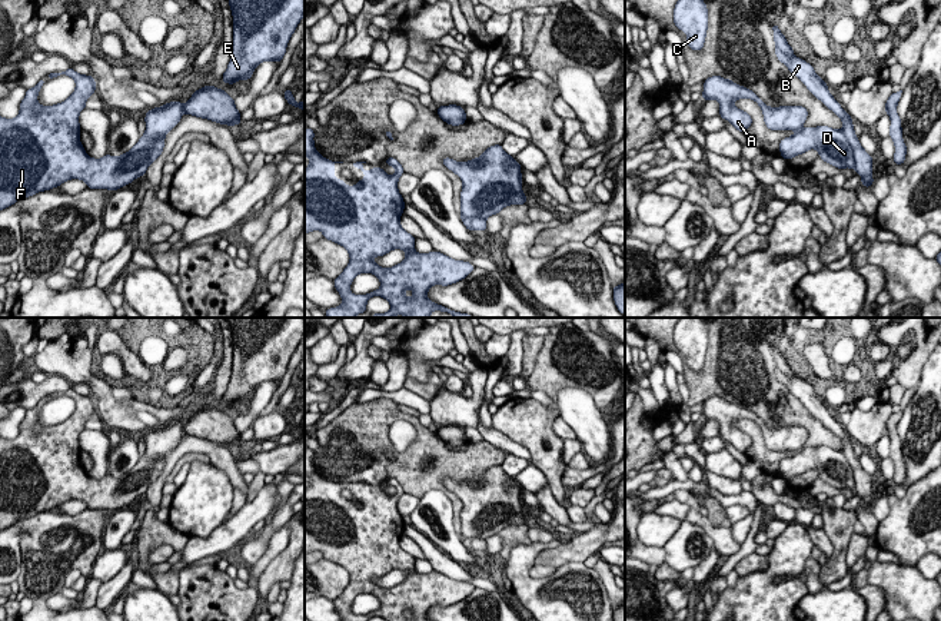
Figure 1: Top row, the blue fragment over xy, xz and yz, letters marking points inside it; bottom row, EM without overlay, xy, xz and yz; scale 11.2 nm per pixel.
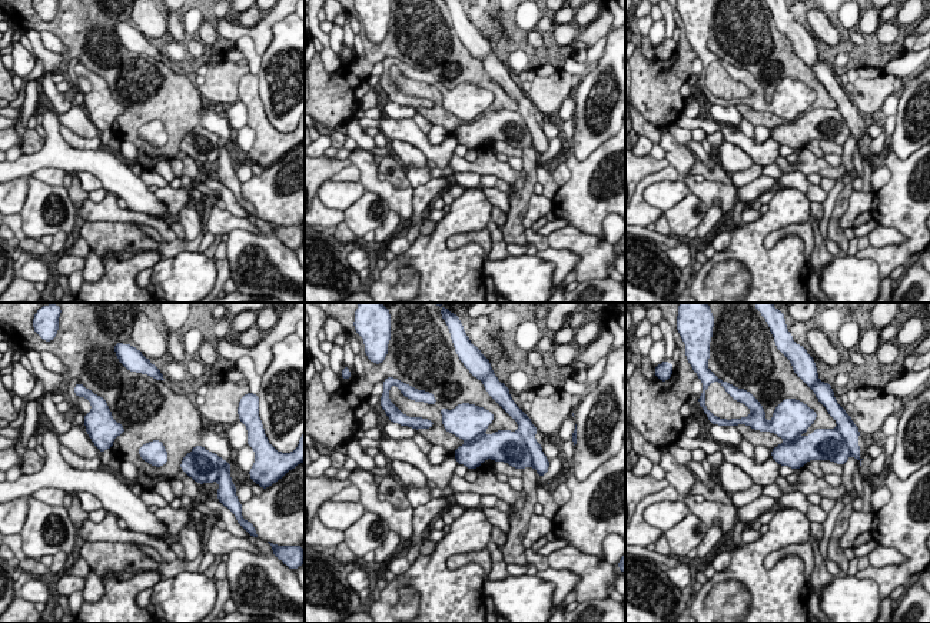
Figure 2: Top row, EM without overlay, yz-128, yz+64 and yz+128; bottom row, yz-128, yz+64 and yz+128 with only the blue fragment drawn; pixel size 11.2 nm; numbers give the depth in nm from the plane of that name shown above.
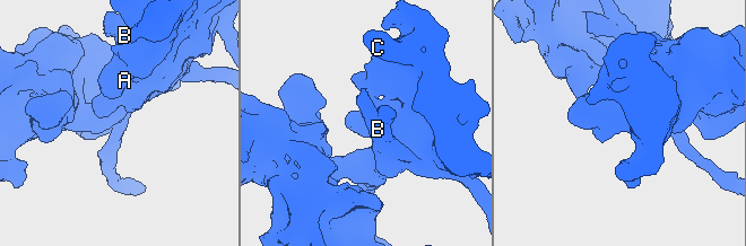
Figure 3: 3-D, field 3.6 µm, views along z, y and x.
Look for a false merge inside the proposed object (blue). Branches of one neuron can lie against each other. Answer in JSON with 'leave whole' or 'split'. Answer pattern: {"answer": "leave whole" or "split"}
{"answer": "leave whole"}

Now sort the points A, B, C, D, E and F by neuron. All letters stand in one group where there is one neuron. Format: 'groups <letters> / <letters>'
groups A B C D E F

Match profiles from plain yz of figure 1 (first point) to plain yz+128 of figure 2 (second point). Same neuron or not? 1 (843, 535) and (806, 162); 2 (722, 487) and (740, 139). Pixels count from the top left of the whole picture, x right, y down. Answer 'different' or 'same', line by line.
1: same
2: different

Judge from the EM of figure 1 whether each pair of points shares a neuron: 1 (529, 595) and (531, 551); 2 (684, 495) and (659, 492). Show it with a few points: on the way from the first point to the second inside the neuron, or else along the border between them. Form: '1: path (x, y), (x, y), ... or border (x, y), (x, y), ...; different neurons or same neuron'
1: path (524, 584), (524, 563); same neuron
2: border (688, 490), (675, 490), (672, 492); different neurons

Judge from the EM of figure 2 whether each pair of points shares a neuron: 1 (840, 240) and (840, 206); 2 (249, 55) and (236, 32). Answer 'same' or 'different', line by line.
1: same
2: different

